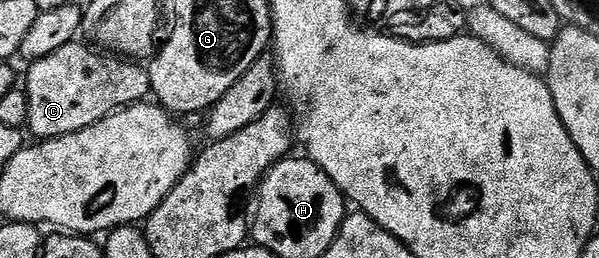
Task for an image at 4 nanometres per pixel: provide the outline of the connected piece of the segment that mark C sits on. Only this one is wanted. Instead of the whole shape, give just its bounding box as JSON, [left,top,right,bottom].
[23,40,150,139]

